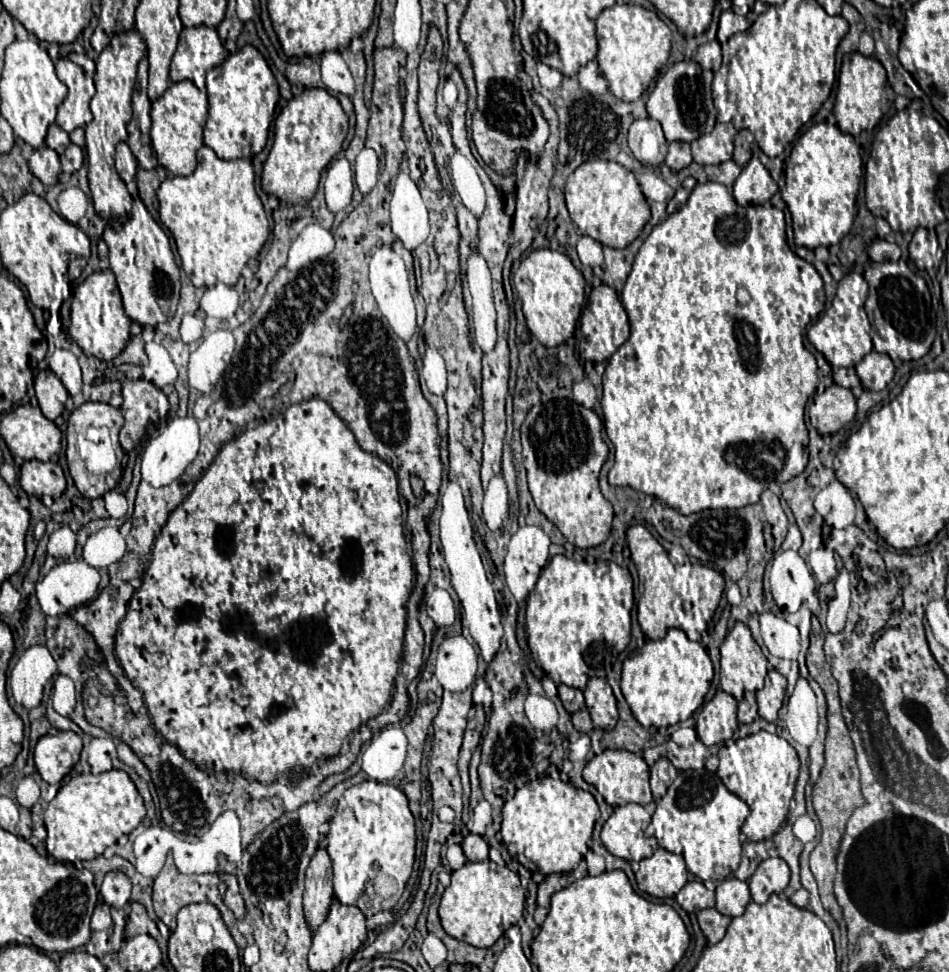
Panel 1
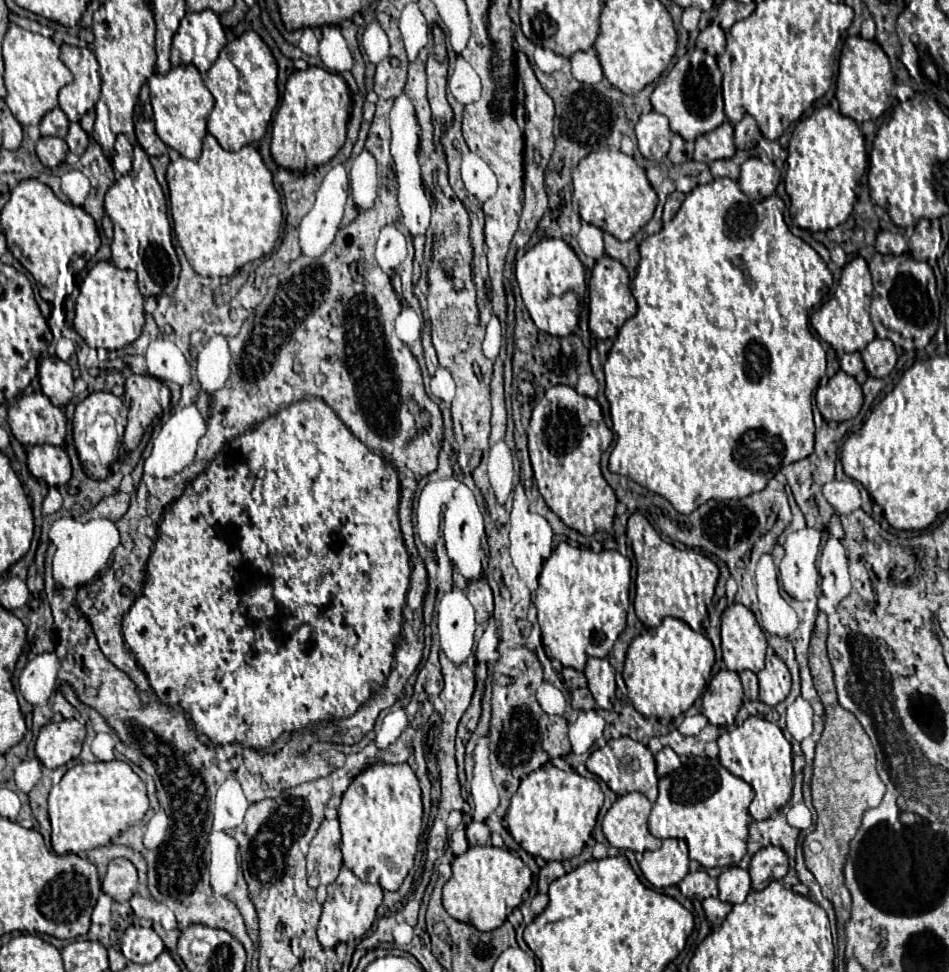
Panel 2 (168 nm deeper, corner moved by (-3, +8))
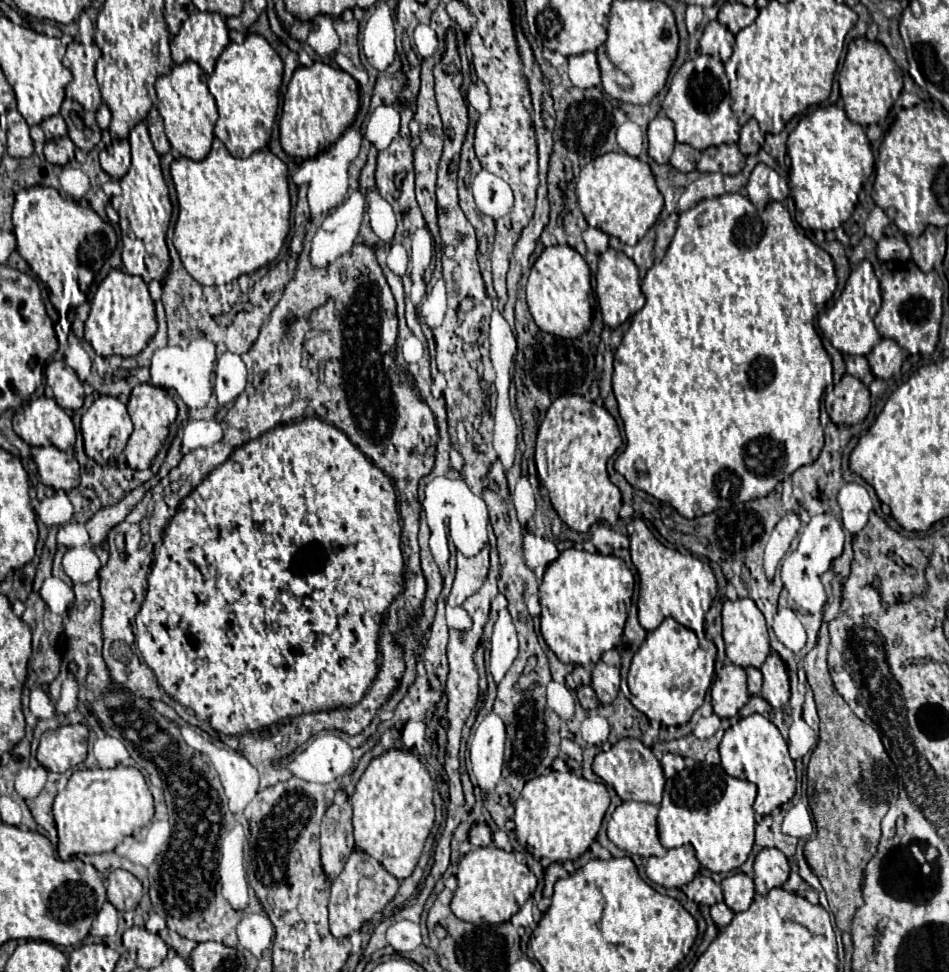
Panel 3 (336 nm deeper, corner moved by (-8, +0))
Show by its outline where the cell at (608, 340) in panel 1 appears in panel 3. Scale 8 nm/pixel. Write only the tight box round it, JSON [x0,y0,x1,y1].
[596,248,644,330]

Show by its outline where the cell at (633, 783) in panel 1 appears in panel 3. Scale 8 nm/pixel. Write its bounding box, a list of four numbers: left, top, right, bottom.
[592,738,664,806]

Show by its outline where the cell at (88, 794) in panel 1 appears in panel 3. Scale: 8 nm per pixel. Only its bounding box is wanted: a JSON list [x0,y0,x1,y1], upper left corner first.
[54,766,154,860]

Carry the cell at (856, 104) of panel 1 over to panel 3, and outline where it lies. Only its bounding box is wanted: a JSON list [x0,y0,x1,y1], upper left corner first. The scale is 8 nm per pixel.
[838,38,903,128]

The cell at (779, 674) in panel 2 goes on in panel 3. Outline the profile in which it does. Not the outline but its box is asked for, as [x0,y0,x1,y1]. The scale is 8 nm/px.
[762,652,790,708]

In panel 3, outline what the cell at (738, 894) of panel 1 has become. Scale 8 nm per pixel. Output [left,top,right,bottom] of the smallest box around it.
[722,874,754,912]

